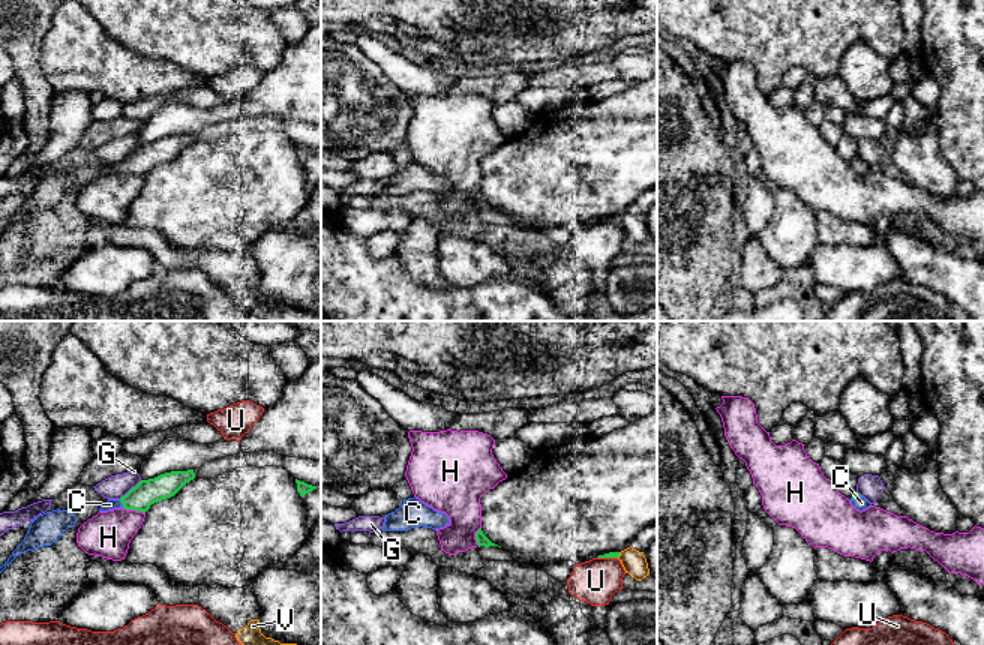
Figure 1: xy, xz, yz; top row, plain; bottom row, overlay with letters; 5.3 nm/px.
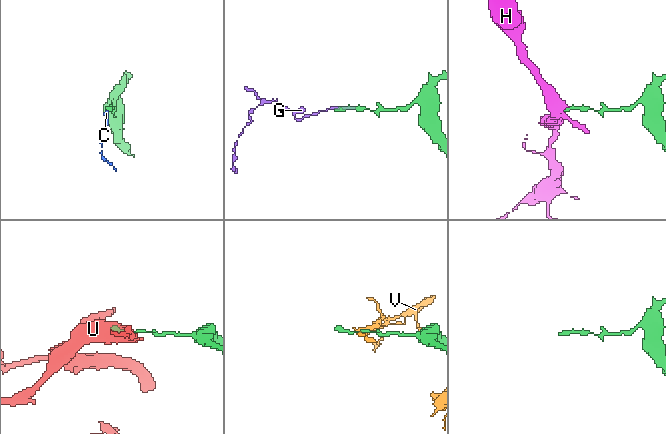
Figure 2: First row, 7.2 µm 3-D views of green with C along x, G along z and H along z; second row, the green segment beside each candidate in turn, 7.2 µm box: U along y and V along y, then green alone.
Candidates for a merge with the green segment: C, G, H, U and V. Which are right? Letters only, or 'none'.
C

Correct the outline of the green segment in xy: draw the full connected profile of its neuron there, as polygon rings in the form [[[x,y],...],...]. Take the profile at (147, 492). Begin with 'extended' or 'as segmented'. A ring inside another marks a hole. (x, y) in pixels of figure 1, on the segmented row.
extended; [[[188,470],[171,471],[154,478],[141,480],[120,500],[108,500],[104,502],[99,512],[126,508],[146,513],[152,504],[174,496],[186,483],[194,478],[194,470]]]

